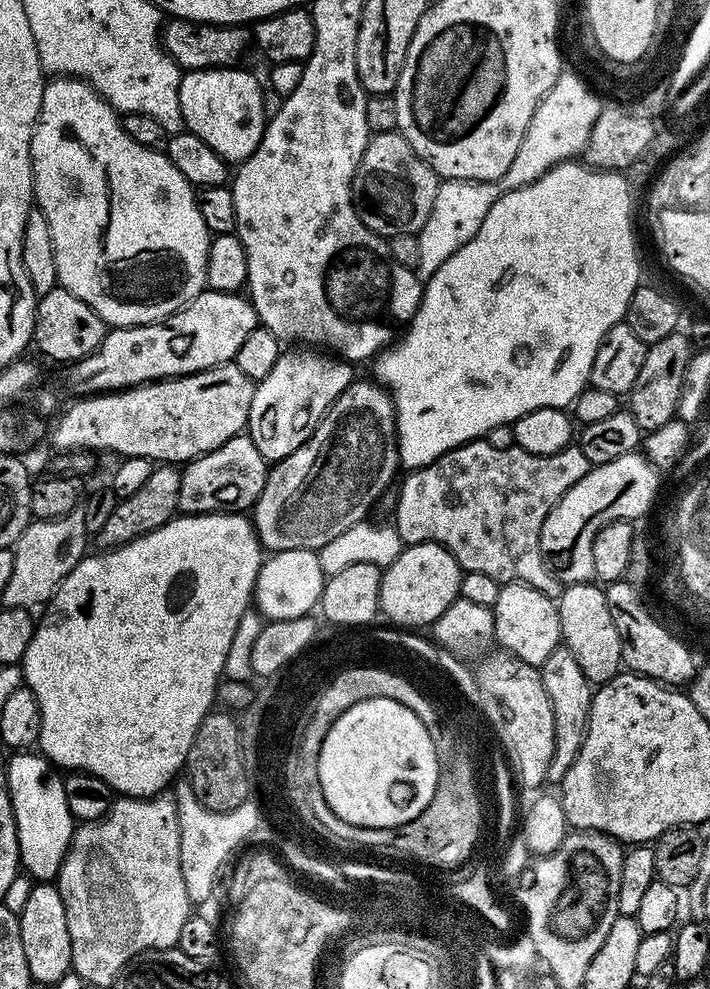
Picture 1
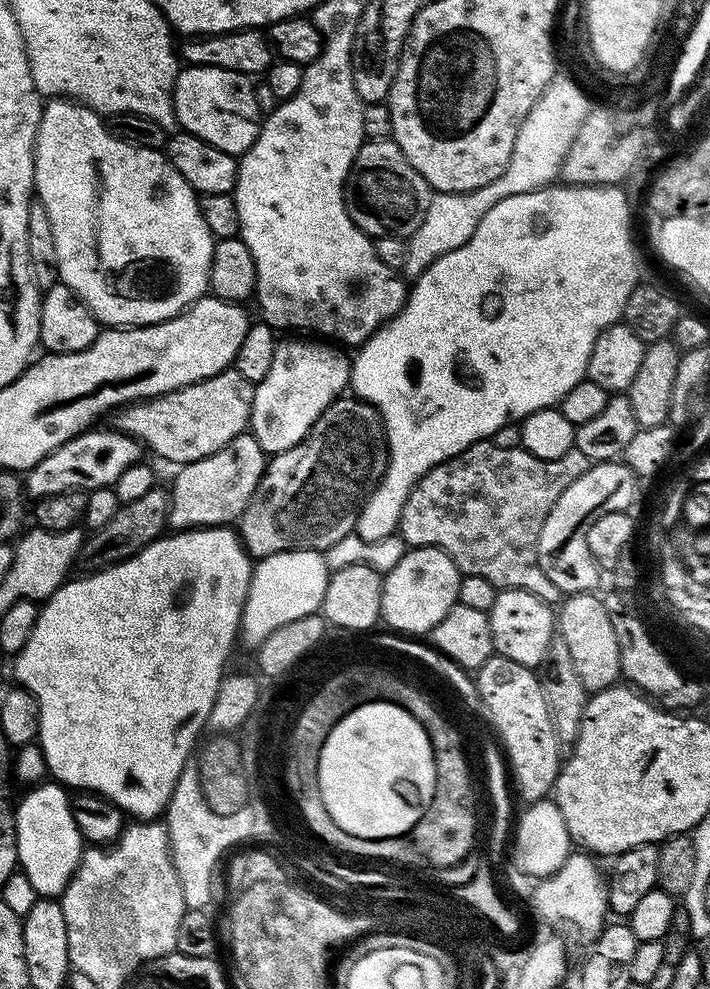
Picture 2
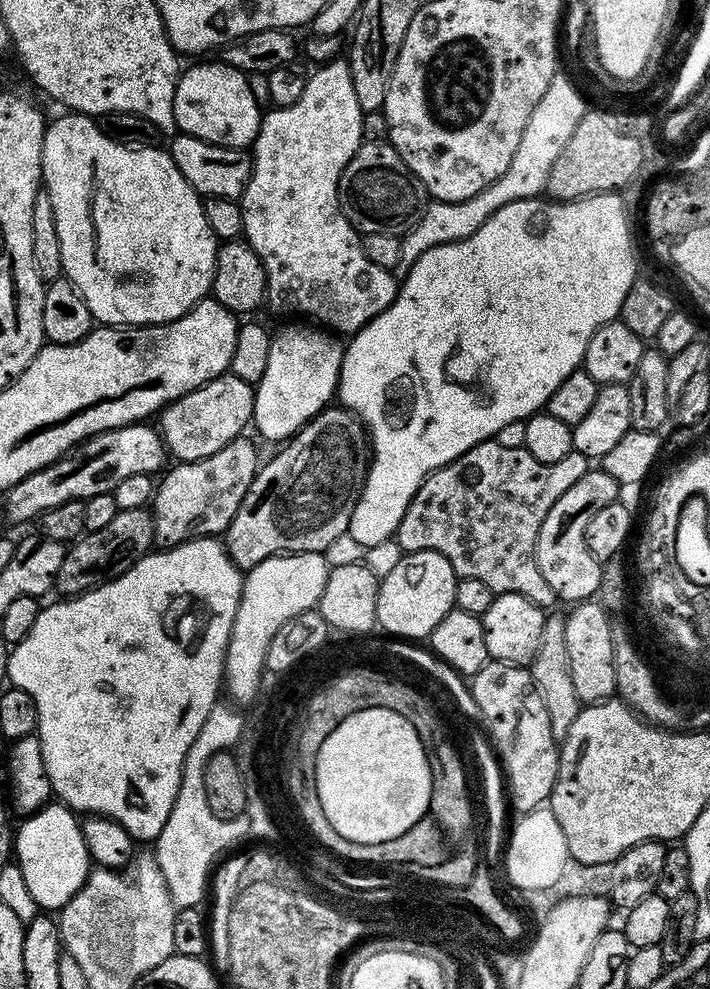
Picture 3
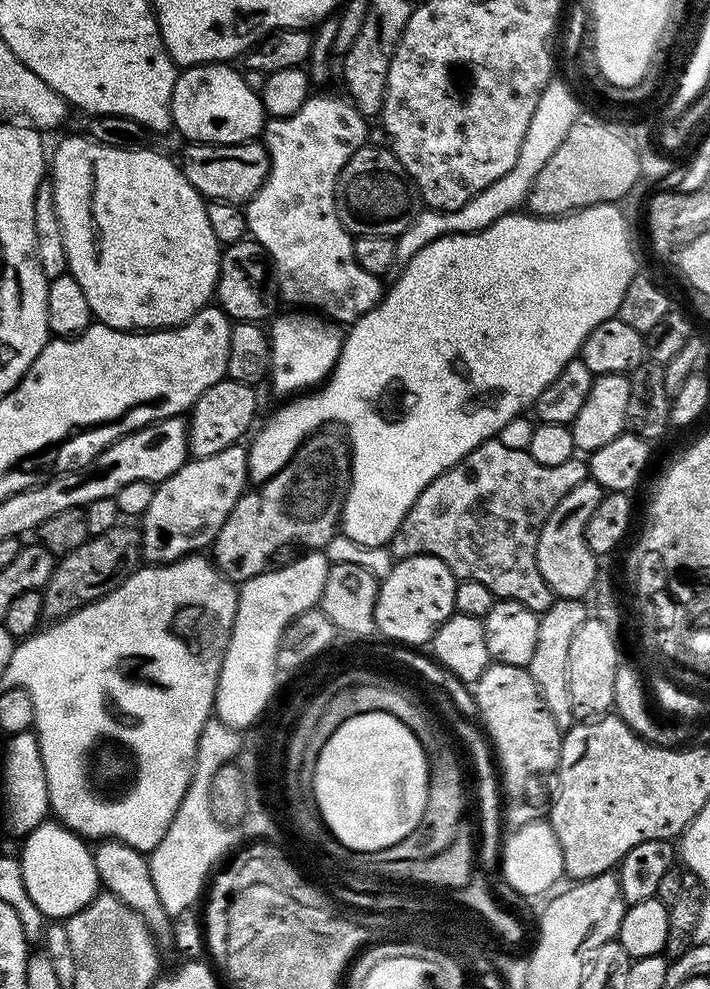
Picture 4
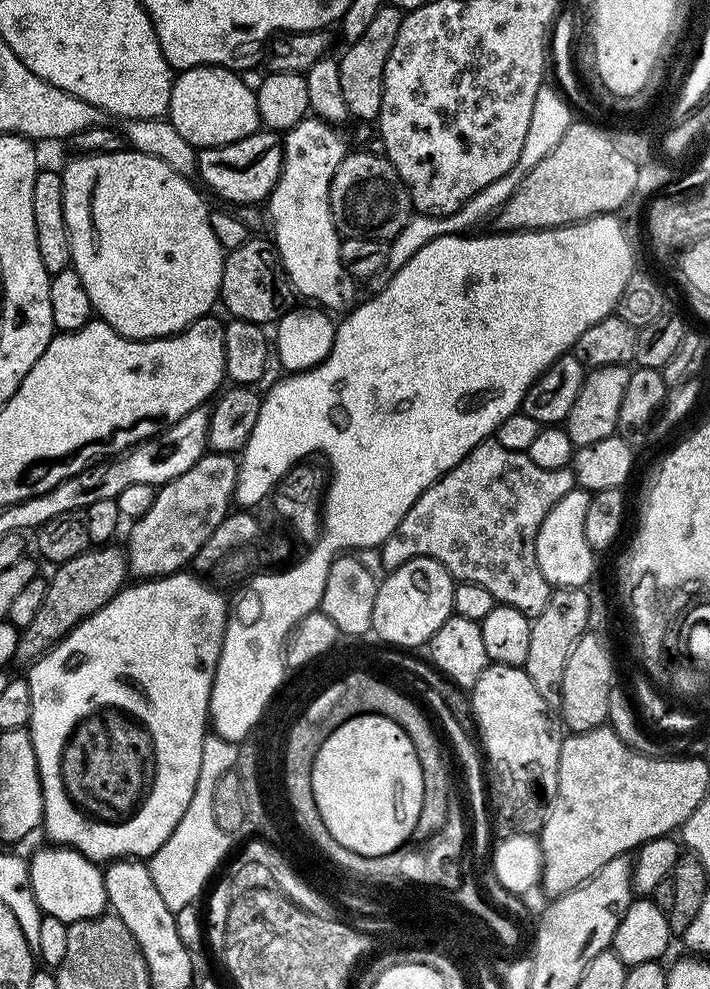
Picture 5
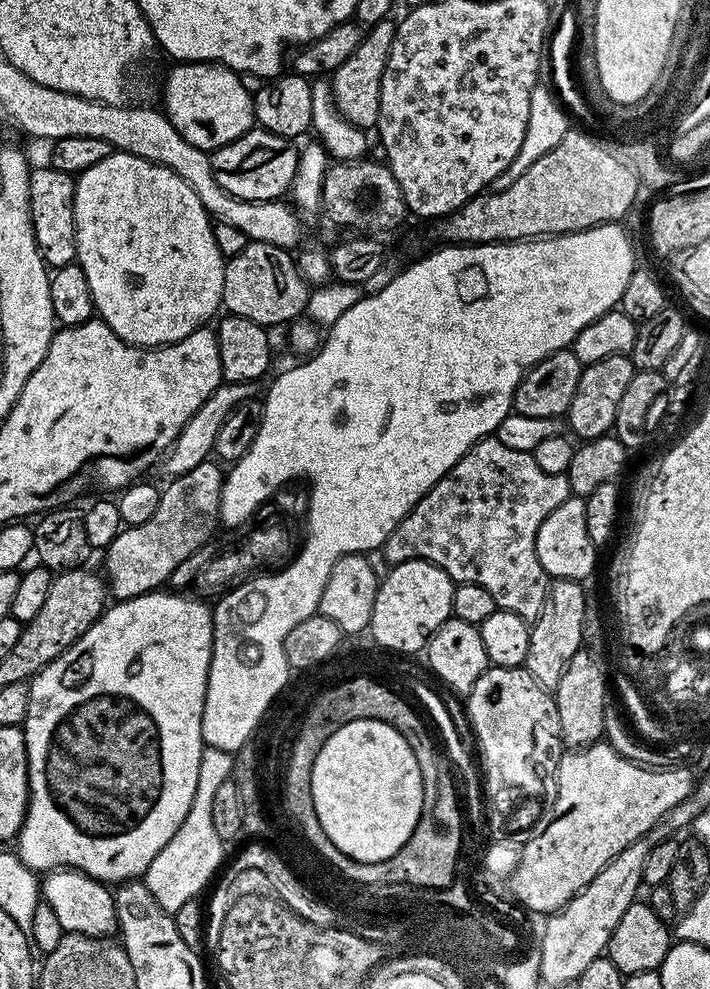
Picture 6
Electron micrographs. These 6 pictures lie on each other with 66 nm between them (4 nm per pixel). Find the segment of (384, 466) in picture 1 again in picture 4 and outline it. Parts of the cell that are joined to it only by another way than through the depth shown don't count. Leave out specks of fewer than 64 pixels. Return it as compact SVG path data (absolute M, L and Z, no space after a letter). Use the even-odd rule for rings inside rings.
M336 430L315 432L278 474L238 498L234 510L222 522L222 530L212 539L212 563L229 580L243 582L265 571L268 559L279 548L305 544L308 550L327 549L340 528L340 512L351 475L352 458L345 437Z

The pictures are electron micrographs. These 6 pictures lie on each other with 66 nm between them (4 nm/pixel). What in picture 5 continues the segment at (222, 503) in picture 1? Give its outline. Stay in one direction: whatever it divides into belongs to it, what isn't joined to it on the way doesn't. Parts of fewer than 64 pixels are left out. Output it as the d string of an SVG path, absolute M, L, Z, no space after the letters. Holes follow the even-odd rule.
M209 450L186 474L178 474L169 484L157 487L154 506L129 527L132 529L128 532L126 555L128 571L133 577L155 580L158 576L173 576L191 565L206 538L228 516L236 495L237 463L235 455Z

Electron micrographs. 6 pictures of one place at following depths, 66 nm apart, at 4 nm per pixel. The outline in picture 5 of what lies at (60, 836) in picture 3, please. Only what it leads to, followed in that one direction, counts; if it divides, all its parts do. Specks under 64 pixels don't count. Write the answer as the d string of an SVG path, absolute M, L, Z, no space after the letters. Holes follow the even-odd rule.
M47 846L30 856L30 886L41 912L69 925L105 915L109 907L104 873L99 863L67 846Z

